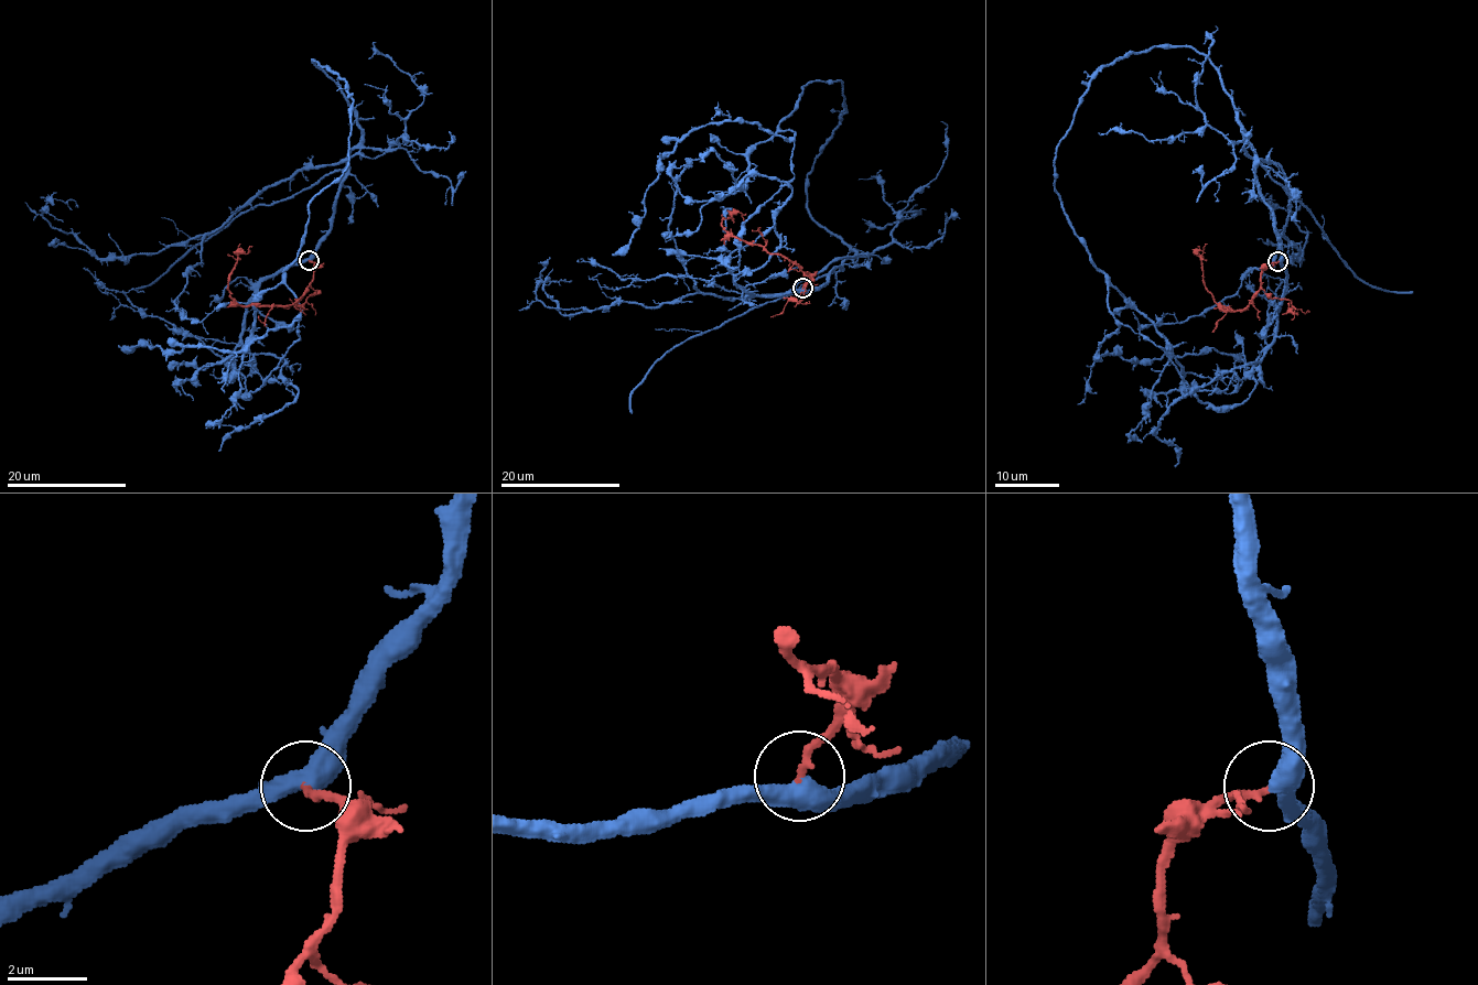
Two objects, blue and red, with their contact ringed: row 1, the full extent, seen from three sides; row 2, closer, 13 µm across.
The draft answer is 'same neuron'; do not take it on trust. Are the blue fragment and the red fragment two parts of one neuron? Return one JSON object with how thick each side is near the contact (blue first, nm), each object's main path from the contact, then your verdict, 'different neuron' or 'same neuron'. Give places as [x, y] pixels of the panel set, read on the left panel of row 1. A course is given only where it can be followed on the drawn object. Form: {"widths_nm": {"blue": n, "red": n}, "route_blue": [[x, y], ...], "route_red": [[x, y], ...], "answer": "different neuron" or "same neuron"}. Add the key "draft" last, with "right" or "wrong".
{"widths_nm": {"blue": 460, "red": 200}, "route_blue": [[309, 260], [271, 273], [248, 306], [235, 349], [248, 396], [300, 338], [300, 317], [241, 349], [118, 345]], "route_red": [[309, 260], [313, 262], [313, 281], [291, 304], [240, 306], [230, 295], [228, 278], [237, 256], [252, 247]], "answer": "same neuron", "draft": "right"}

